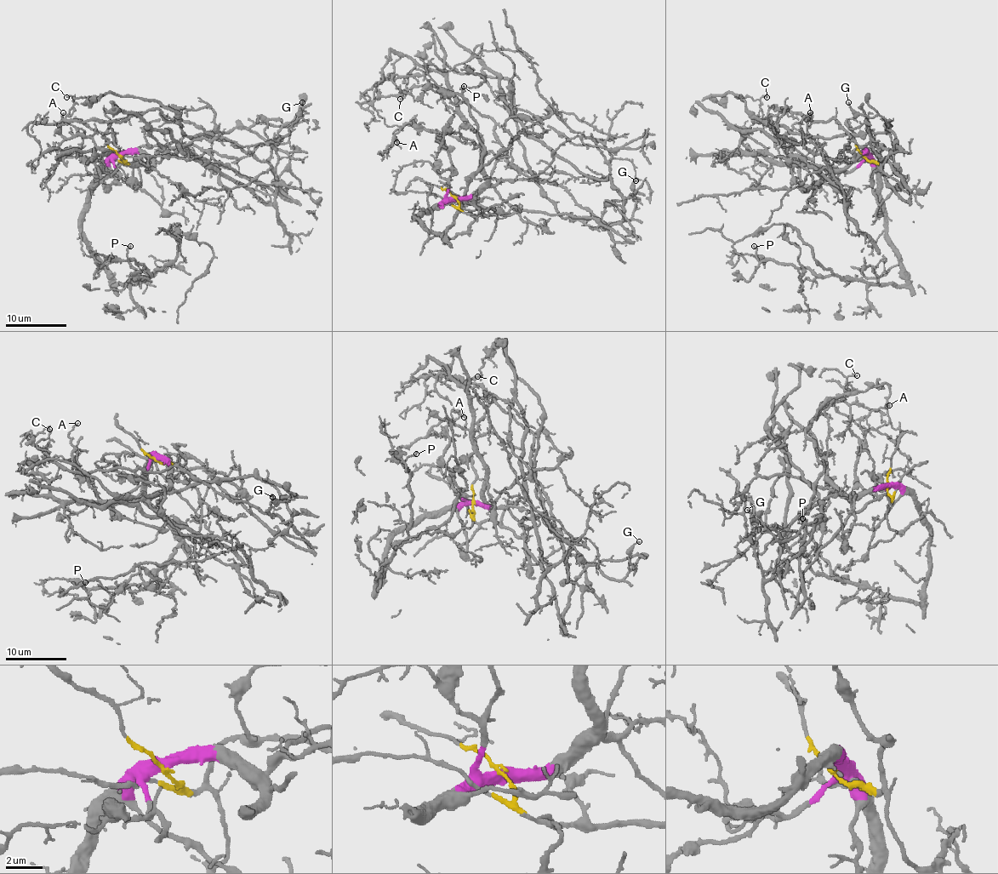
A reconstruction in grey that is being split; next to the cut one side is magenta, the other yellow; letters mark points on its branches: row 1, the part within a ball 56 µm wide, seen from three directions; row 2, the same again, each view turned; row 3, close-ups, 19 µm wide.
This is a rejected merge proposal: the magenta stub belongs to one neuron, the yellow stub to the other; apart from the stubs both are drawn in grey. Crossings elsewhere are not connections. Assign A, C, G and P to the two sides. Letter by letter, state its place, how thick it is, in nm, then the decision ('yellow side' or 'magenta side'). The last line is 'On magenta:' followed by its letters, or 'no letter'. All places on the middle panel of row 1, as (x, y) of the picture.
A: at (396, 142); 100 nm thick; magenta side
C: at (400, 99); 180 nm thick; yellow side
G: at (635, 180); 120 nm thick; yellow side
P: at (464, 86); 130 nm thick; magenta side
On magenta: A, P

